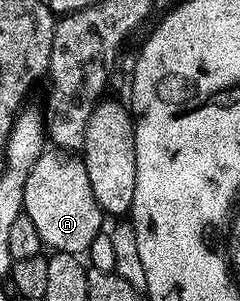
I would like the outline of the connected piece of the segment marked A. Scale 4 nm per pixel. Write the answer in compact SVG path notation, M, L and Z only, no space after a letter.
M48 149L40 155L26 179L23 214L34 221L38 237L45 248L79 256L87 252L90 241L101 234L106 216L90 185L83 158L60 149Z

